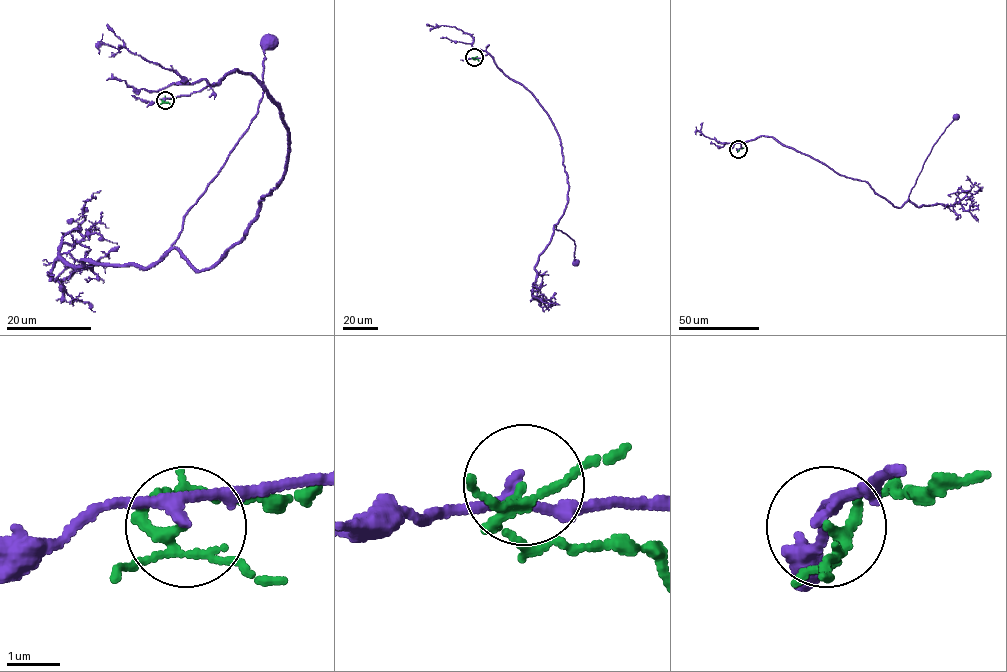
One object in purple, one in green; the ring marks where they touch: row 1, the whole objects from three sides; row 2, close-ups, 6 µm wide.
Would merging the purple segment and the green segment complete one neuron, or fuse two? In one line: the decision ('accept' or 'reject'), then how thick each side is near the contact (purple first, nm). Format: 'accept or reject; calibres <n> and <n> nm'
reject; calibres 190 and 130 nm

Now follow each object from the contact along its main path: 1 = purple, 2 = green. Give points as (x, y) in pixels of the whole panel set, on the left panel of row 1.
1: (165, 101), (239, 69), (287, 131), (280, 180), (202, 270), (173, 243), (255, 116), (271, 42)
2: (165, 101), (163, 98), (176, 97)

